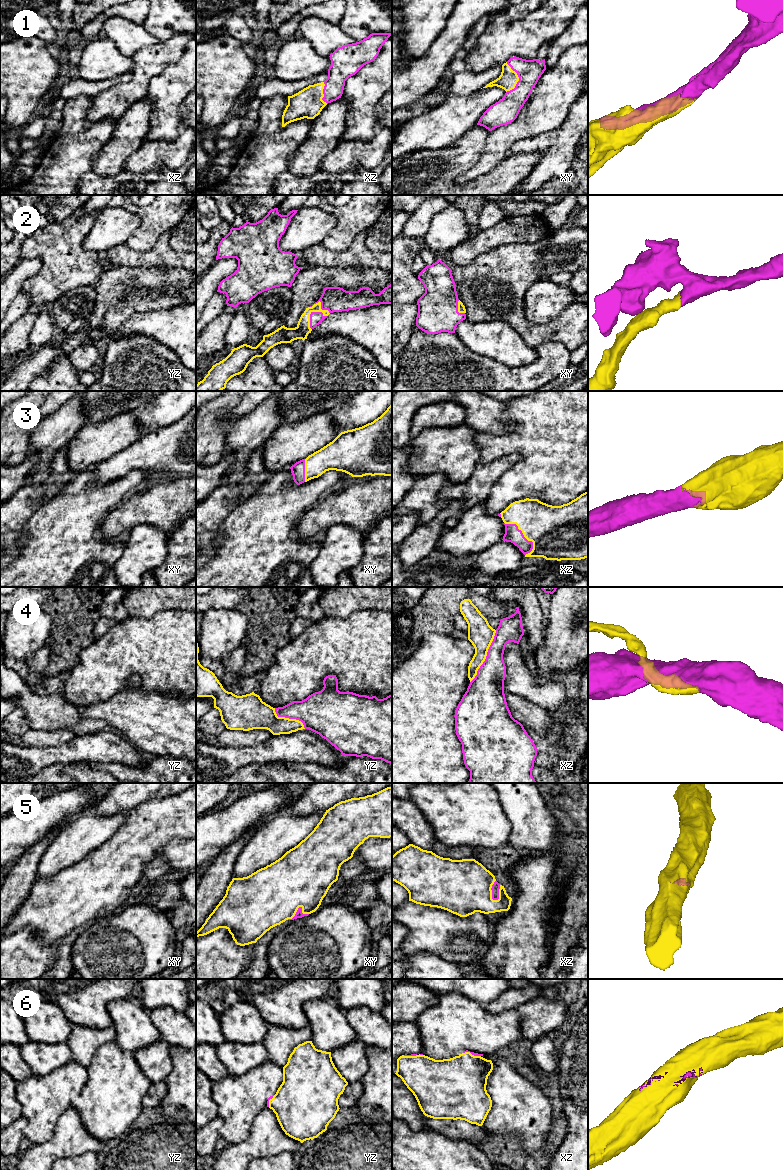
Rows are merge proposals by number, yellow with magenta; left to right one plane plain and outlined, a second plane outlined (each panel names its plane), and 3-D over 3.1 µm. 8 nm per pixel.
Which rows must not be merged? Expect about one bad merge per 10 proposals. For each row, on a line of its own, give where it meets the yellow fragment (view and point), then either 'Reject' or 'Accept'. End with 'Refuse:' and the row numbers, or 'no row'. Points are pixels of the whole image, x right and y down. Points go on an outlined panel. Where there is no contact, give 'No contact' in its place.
1: Touches yellow at xy (518, 79). Accept
2: Touches yellow at yz (313, 311). Accept
3: Touches yellow at xz (523, 534). Accept
4: Touches yellow at xz (486, 655). Reject
5: Touches yellow at xz (491, 890). Accept
6: Touches yellow at xz (471, 1054). Accept
Refuse: 4

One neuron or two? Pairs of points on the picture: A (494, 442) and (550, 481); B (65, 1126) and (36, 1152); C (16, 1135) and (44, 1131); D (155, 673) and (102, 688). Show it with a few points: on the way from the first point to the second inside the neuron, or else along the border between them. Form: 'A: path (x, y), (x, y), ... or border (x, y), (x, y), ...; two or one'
A: path (509, 443), (516, 443), (539, 466); one
B: path (63, 1135), (45, 1152); one
C: border (21, 1115), (26, 1120), (24, 1136); two
D: path (142, 664), (126, 664), (115, 675); one

